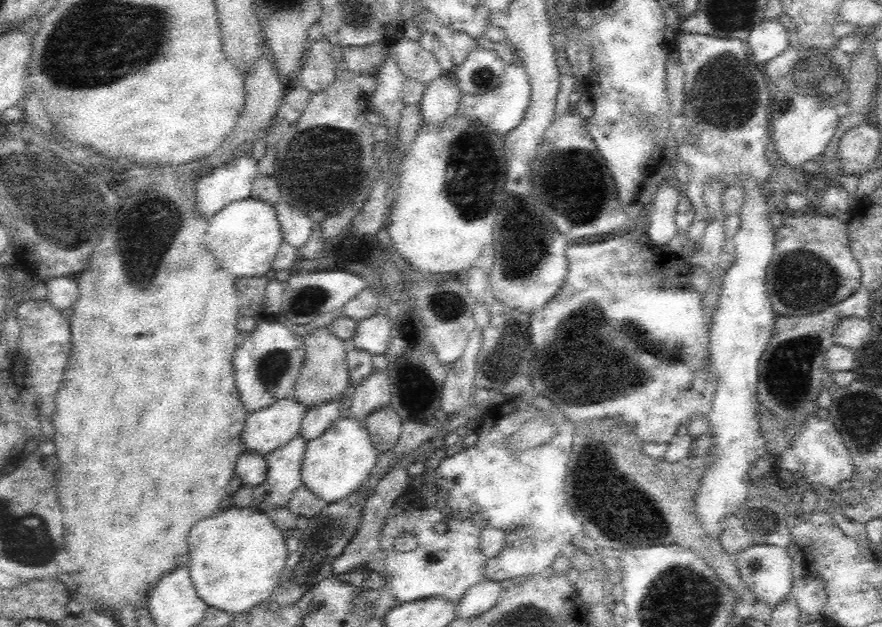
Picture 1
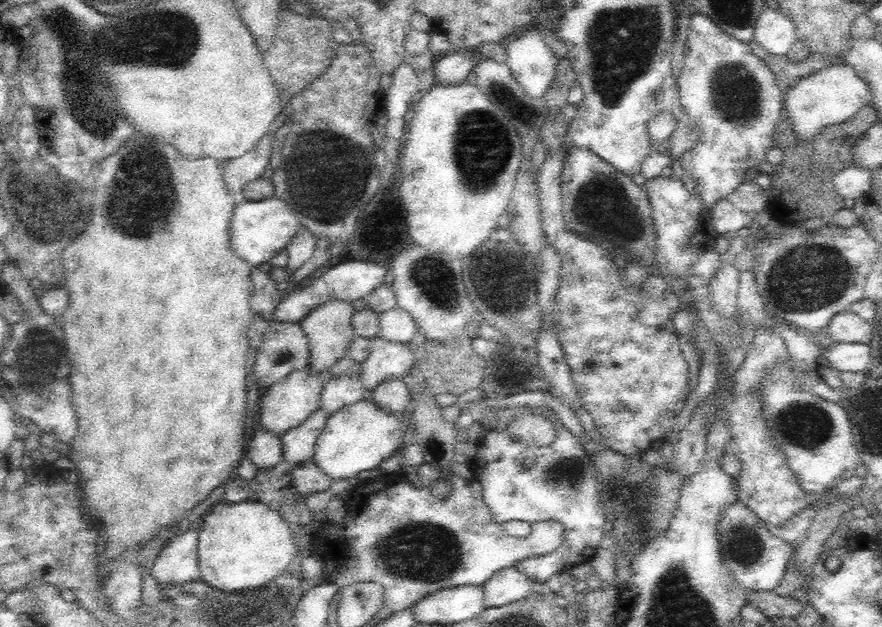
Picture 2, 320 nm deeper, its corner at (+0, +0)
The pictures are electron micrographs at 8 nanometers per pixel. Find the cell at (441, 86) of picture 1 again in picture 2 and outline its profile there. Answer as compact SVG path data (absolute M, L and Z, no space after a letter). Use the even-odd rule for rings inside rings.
M450 50L435 59L434 75L440 85L455 85L467 80L474 70L476 56L470 51Z

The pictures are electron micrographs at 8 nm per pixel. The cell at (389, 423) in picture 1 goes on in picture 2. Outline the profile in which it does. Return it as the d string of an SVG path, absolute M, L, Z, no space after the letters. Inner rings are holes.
M402 378L384 380L371 391L373 392L372 400L381 411L406 415L405 410L410 406L411 396L410 389Z

